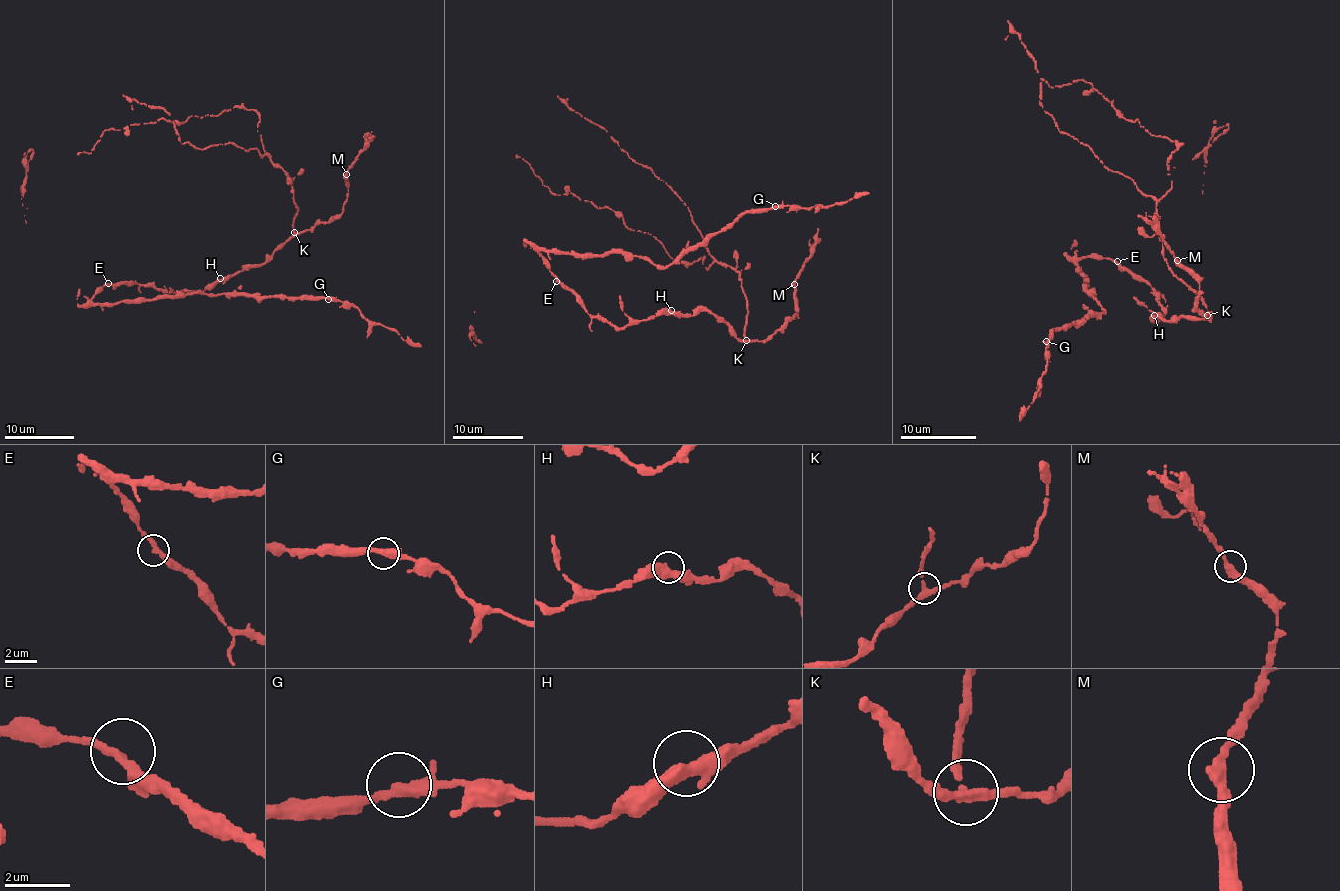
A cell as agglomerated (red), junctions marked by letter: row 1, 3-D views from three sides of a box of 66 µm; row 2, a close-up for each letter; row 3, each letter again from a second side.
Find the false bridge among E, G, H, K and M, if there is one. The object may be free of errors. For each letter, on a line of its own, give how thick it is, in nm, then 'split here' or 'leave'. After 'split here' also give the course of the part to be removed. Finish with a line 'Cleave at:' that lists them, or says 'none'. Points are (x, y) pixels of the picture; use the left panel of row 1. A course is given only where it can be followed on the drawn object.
E: 300 nm thick; leave
G: 300 nm thick; leave
H: 360 nm thick; leave
K: 280 nm thick; split here; foreign part runs (295, 233), (291, 181), (270, 160), (254, 110), (104, 130), (91, 153), (78, 155)
M: 340 nm thick; leave
Cleave at: K

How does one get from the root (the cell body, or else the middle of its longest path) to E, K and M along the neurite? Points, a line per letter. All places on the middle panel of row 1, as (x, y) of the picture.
E: (669, 312), (613, 327), (601, 317), (590, 315), (574, 294), (556, 281)
K: (669, 312), (695, 316), (698, 311), (709, 310), (728, 324), (736, 337), (747, 340)
M: (669, 312), (695, 316), (709, 310), (741, 340), (766, 341), (784, 328), (794, 314), (798, 315), (794, 284)

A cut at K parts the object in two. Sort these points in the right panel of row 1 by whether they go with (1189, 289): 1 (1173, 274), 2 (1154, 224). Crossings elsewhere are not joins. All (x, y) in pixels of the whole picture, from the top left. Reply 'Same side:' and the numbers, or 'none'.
Same side: 1

